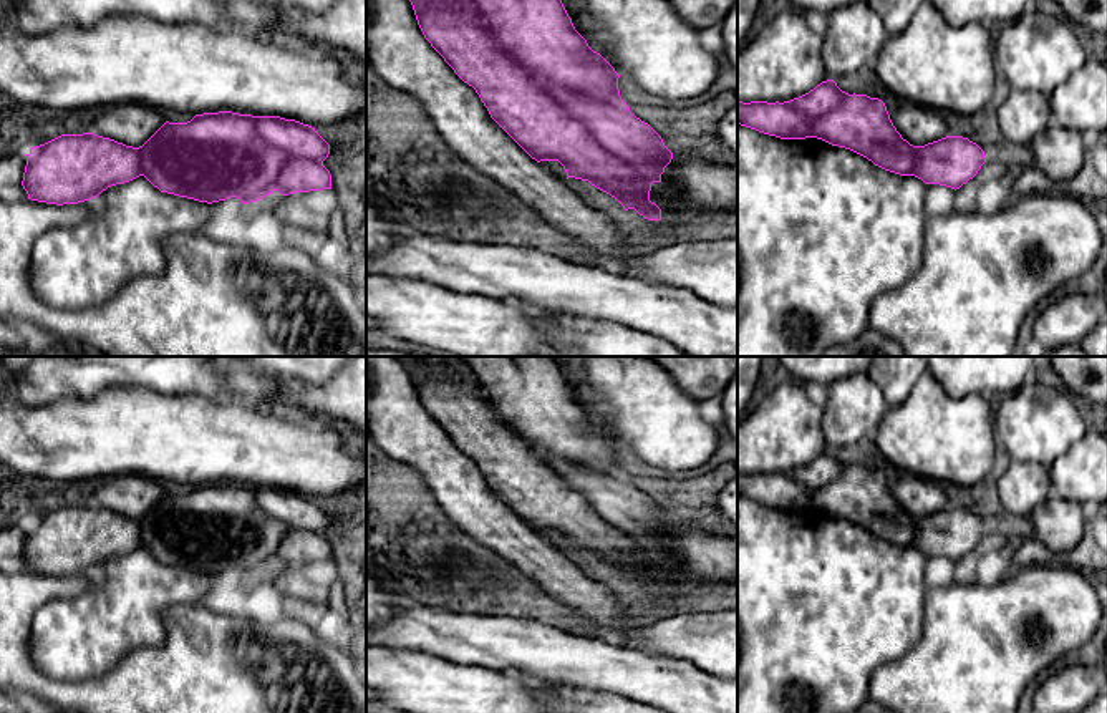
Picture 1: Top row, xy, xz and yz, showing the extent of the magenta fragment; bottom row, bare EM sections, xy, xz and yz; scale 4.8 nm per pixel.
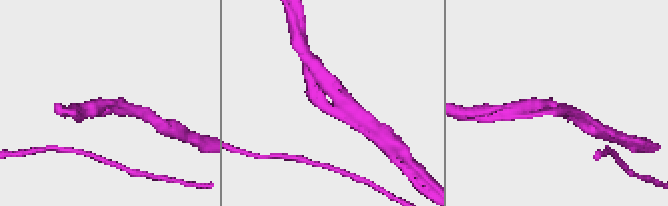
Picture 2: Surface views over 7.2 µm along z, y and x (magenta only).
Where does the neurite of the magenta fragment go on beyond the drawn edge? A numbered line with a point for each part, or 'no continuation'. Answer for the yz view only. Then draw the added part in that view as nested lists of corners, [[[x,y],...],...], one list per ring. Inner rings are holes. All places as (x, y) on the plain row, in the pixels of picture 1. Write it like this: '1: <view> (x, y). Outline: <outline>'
1: yz (918, 496). Outline: [[[902,473],[890,491],[902,509],[913,517],[925,517],[950,507],[948,496],[938,483],[915,474]]]

